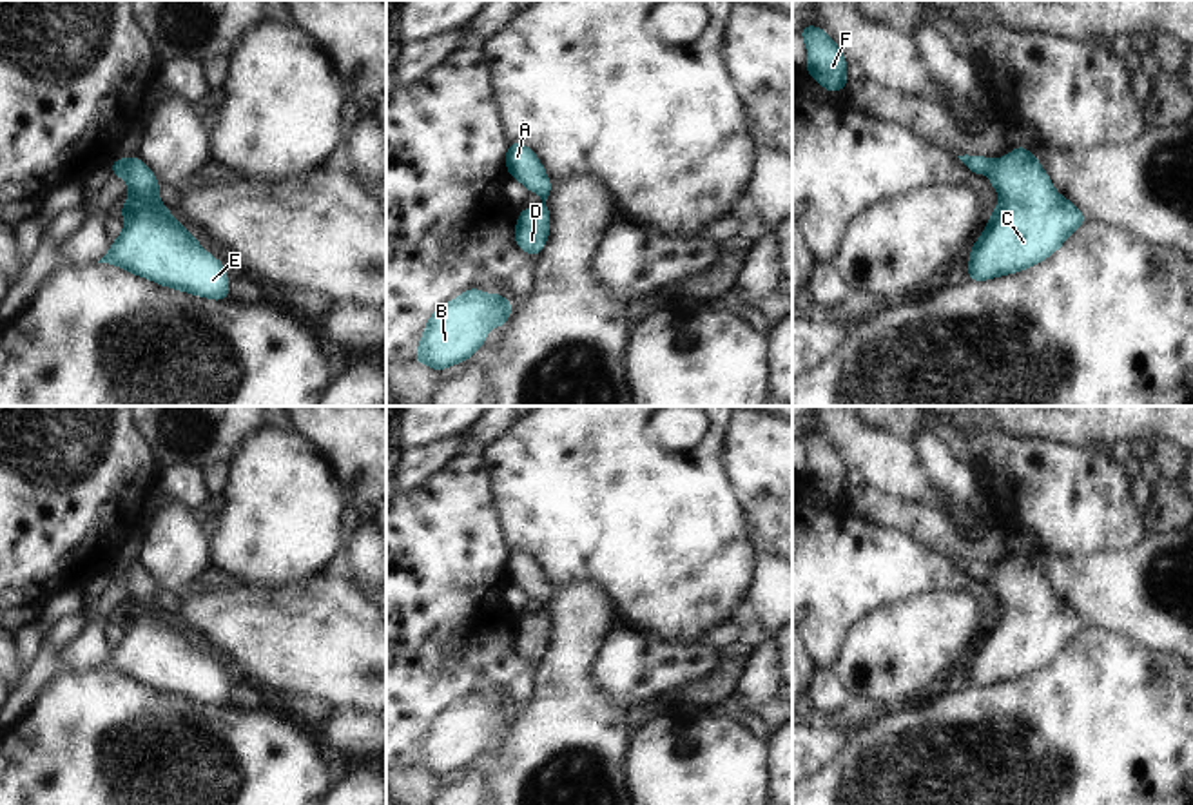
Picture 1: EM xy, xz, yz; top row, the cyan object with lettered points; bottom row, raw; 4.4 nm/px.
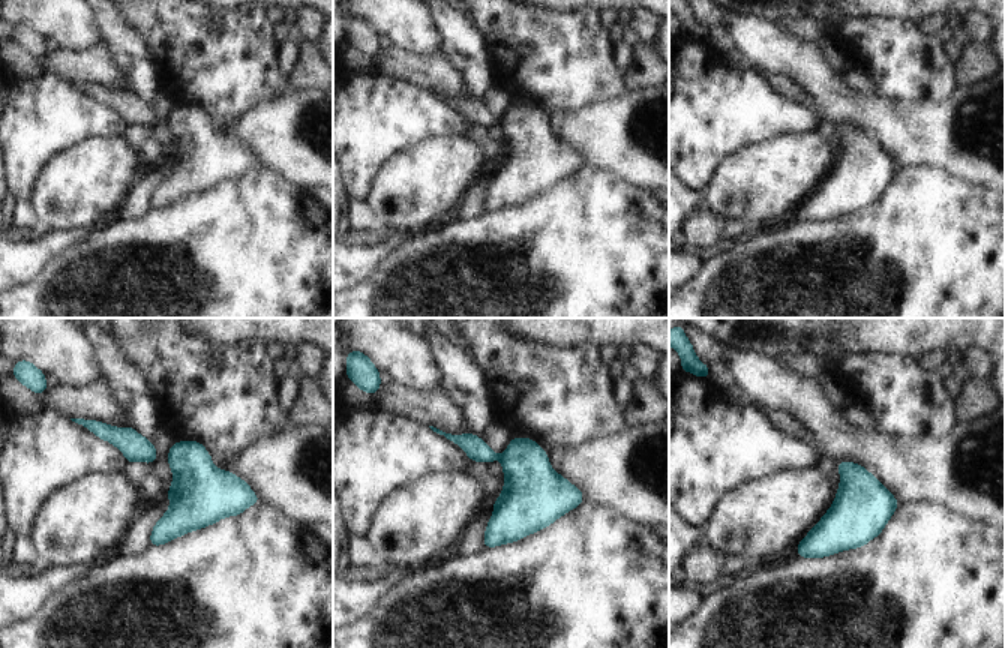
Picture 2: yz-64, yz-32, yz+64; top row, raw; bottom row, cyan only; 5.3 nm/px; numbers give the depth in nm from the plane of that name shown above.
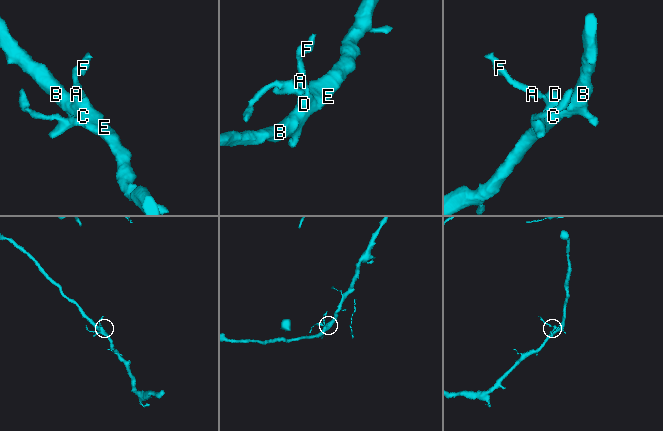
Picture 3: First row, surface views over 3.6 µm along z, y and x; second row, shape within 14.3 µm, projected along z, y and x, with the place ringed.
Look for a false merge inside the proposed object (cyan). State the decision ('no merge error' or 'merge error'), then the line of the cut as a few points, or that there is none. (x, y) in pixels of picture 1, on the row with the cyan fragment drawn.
no merge error; cut none

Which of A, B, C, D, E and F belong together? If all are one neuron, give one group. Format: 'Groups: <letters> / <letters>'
Groups: A B C D E F

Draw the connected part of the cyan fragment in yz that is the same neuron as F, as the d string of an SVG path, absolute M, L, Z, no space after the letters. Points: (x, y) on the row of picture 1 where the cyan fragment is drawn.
M803 25L801 38L807 47L807 73L829 92L839 92L847 85L847 58L839 45L818 25Z

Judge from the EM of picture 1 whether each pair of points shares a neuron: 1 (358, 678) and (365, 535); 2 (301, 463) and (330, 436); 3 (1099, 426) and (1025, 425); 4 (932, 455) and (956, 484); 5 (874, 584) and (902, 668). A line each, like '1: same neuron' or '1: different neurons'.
1: different neurons
2: different neurons
3: same neuron
4: same neuron
5: different neurons

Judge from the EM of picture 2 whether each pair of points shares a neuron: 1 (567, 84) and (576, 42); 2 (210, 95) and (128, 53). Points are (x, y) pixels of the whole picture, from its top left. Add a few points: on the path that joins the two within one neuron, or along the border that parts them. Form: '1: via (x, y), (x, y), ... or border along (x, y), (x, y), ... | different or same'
1: via (567, 74), (567, 62), (572, 53) | same
2: border along (140, 33), (146, 42), (159, 87) | different

